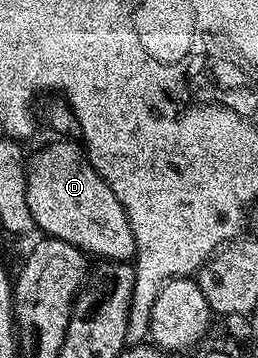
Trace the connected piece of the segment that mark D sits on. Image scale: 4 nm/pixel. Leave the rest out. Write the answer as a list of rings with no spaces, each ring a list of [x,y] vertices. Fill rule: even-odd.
[[[69,138],[54,141],[39,149],[25,169],[27,204],[36,227],[46,237],[67,242],[90,257],[101,256],[97,258],[105,262],[132,261],[137,247],[119,198],[93,168],[80,143],[72,144]]]

